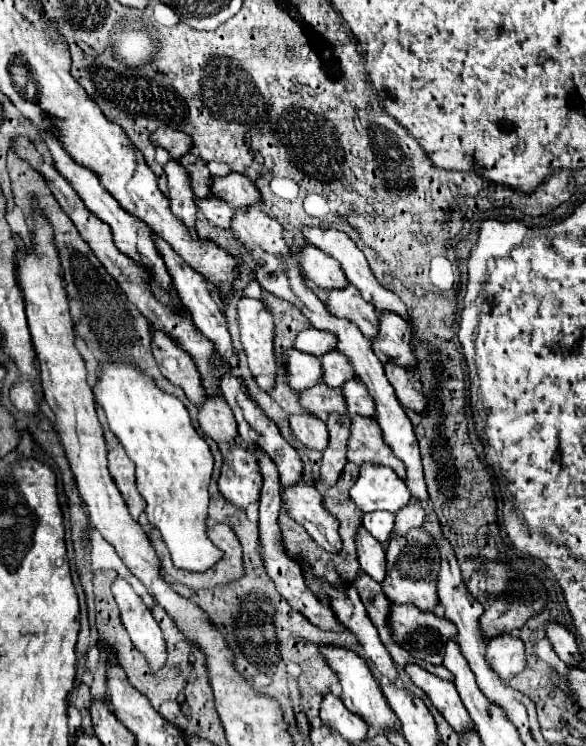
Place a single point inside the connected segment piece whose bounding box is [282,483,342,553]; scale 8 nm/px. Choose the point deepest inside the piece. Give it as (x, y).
(303, 503)

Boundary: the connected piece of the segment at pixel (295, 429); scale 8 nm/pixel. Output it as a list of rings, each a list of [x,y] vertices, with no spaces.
[[[300,413],[290,417],[290,427],[296,439],[300,439],[308,449],[324,451],[328,447],[328,429],[322,419],[312,413]]]

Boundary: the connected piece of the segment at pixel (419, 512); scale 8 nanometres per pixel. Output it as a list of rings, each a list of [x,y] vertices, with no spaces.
[[[412,497],[410,503],[396,513],[396,525],[394,525],[394,533],[408,533],[414,527],[422,527],[424,523],[424,507],[420,507],[420,499]]]

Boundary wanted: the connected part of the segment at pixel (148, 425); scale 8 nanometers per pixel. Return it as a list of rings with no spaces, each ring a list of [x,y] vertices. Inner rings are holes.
[[[124,363],[104,365],[98,377],[98,385],[94,387],[94,397],[106,411],[110,429],[124,445],[128,457],[136,463],[136,485],[140,495],[146,499],[144,513],[148,517],[148,523],[160,531],[164,543],[170,549],[174,565],[188,571],[208,571],[208,567],[216,565],[216,559],[222,557],[222,551],[208,539],[206,533],[208,503],[210,503],[208,483],[210,483],[214,459],[204,437],[200,437],[198,431],[192,427],[186,407],[174,395],[160,391],[154,385],[154,381],[142,375],[136,367]]]

